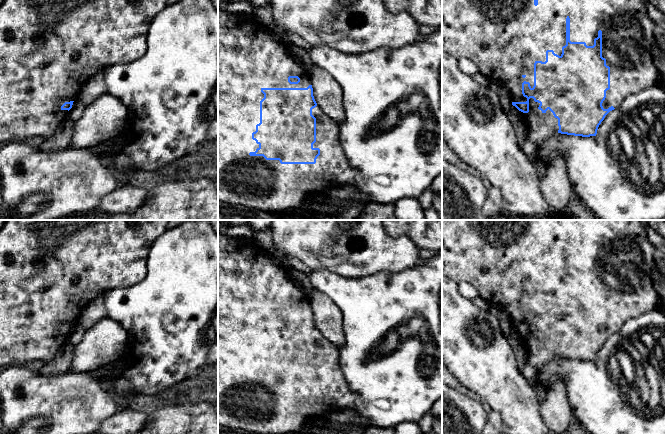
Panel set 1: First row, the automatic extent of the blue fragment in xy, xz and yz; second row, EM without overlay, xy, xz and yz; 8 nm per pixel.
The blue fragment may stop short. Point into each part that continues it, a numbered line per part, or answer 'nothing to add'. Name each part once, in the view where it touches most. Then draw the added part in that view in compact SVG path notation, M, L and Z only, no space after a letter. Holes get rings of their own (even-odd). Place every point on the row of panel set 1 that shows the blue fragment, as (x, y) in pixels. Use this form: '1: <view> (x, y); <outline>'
1: yz (504, 38); M442 0L442 51L456 59L466 58L473 61L480 74L487 77L491 83L503 84L509 91L512 102L526 102L527 98L522 94L522 83L529 82L531 88L534 86L534 63L536 61L546 61L546 51L553 50L555 54L561 56L562 47L566 45L566 18L570 18L570 41L585 42L587 46L594 45L594 39L598 37L598 31L602 31L602 57L606 59L606 65L610 67L610 89L606 91L606 98L602 103L604 109L613 106L618 109L624 100L632 94L648 89L655 85L659 78L659 71L652 60L652 42L654 38L655 24L649 17L646 5L642 0L538 0L538 5L534 5L534 0Z

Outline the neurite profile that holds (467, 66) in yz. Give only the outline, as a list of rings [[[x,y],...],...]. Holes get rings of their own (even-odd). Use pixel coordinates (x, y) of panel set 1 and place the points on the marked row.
[[[466,58],[458,59],[458,66],[462,72],[470,76],[480,73],[477,65],[473,61]]]

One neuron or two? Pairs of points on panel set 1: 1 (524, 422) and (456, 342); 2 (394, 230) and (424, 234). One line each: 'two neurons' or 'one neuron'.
1: one neuron
2: one neuron

